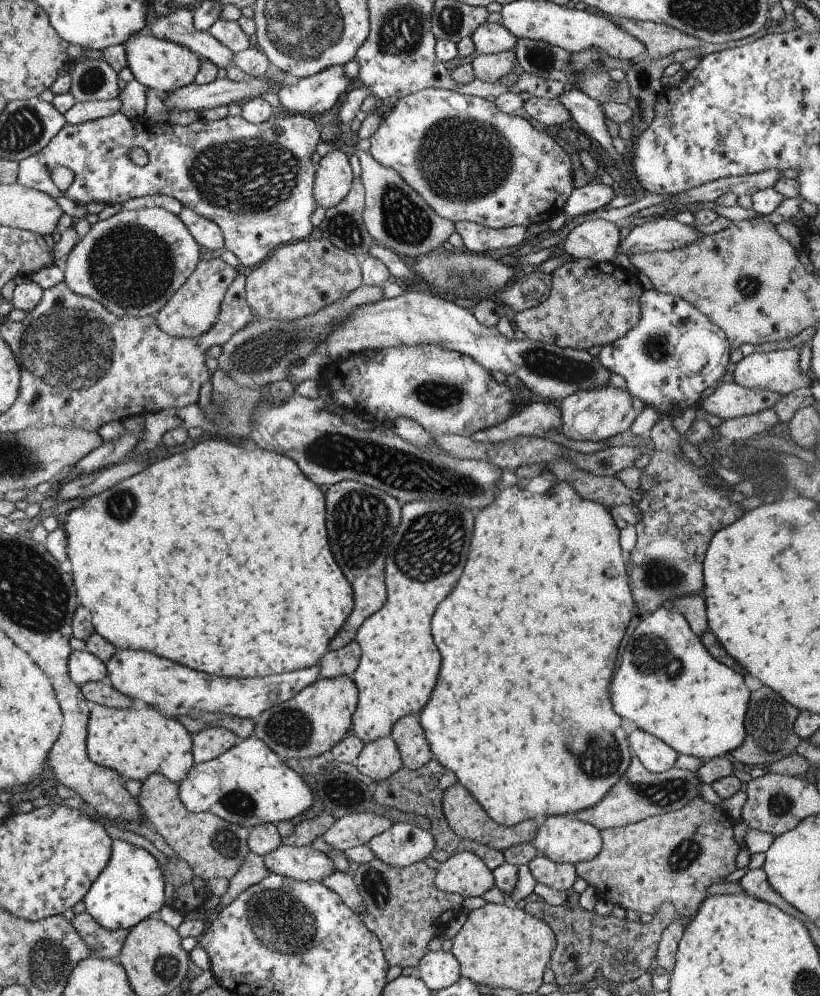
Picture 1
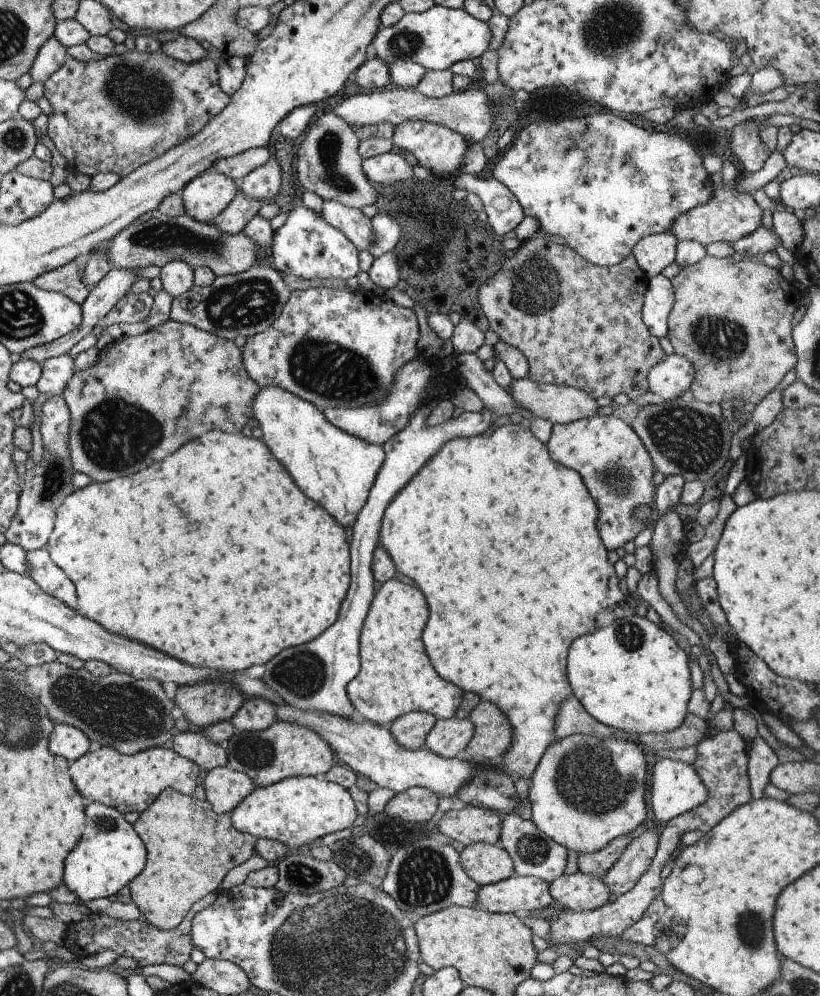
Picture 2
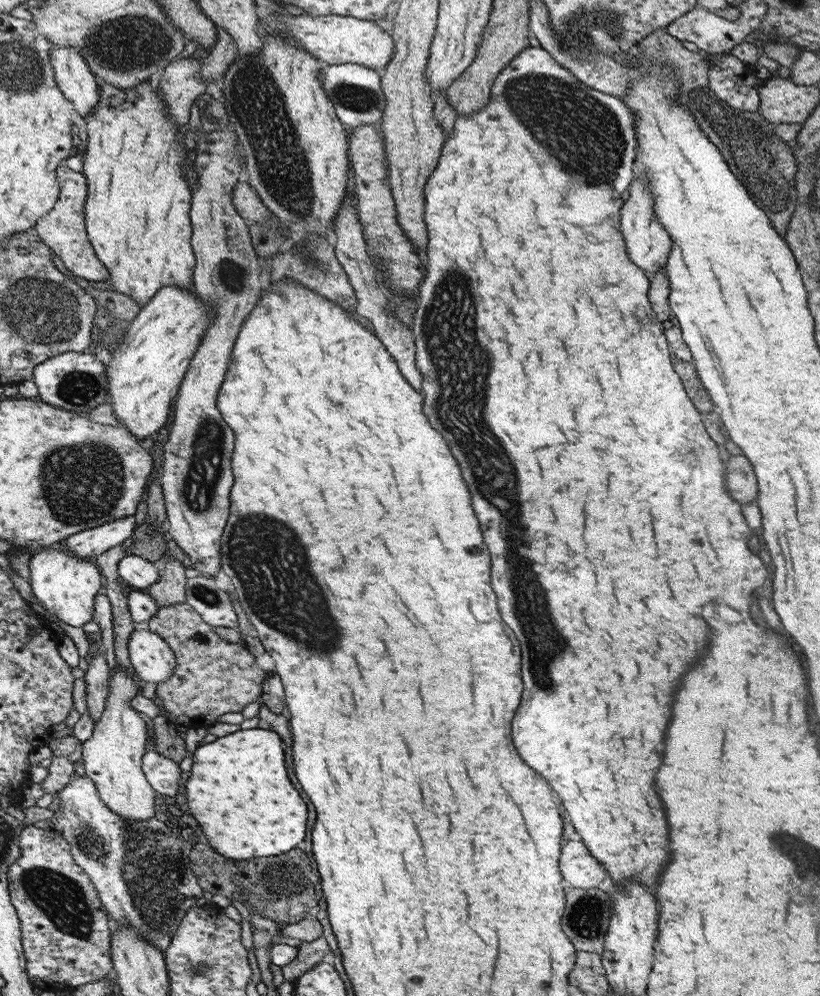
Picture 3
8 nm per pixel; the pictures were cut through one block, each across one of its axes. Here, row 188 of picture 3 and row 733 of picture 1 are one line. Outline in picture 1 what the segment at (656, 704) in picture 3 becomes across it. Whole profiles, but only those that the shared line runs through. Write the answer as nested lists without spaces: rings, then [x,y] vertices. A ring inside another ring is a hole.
[[[552,480],[552,483],[552,494],[530,493],[521,484],[500,490],[495,502],[475,516],[471,550],[459,582],[449,596],[435,607],[430,620],[432,639],[440,654],[441,670],[427,704],[417,714],[419,724],[432,758],[454,774],[457,784],[471,793],[493,822],[504,827],[512,827],[527,819],[539,821],[549,815],[572,816],[578,810],[593,806],[623,776],[633,756],[627,740],[629,727],[611,710],[607,696],[617,646],[625,634],[633,608],[624,553],[619,549],[619,530],[611,519],[611,513],[600,504],[583,500],[565,481]]]

